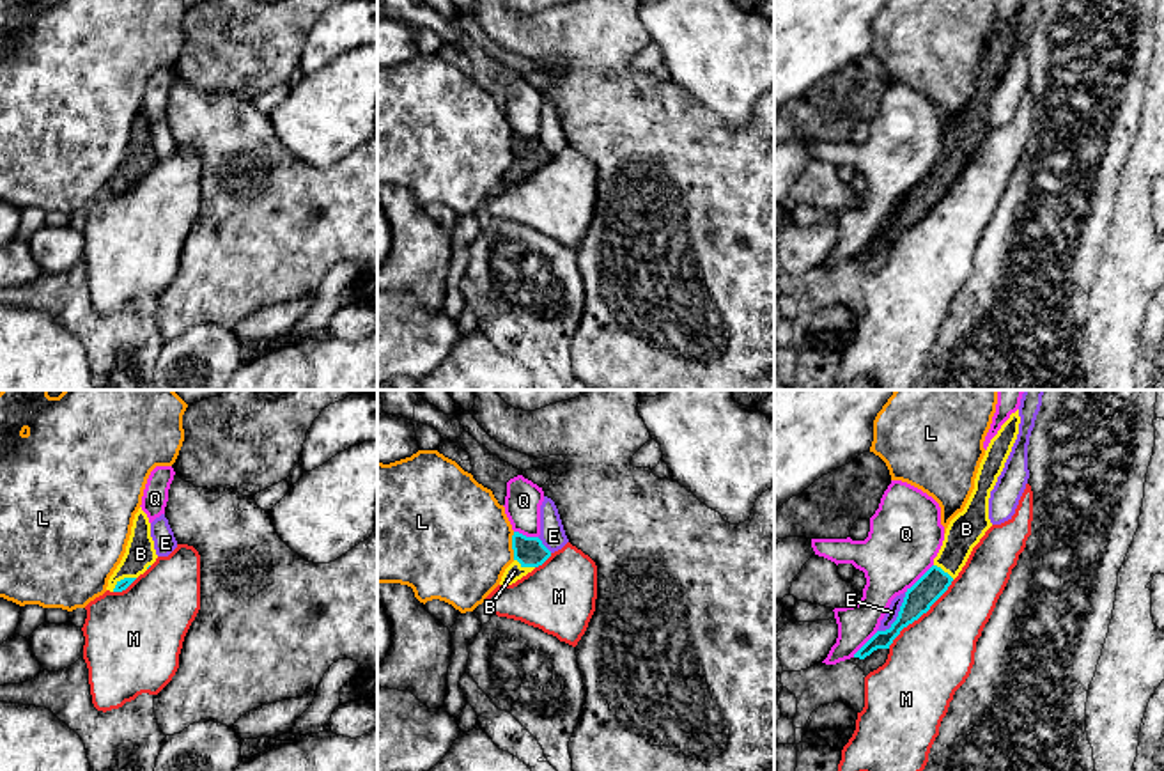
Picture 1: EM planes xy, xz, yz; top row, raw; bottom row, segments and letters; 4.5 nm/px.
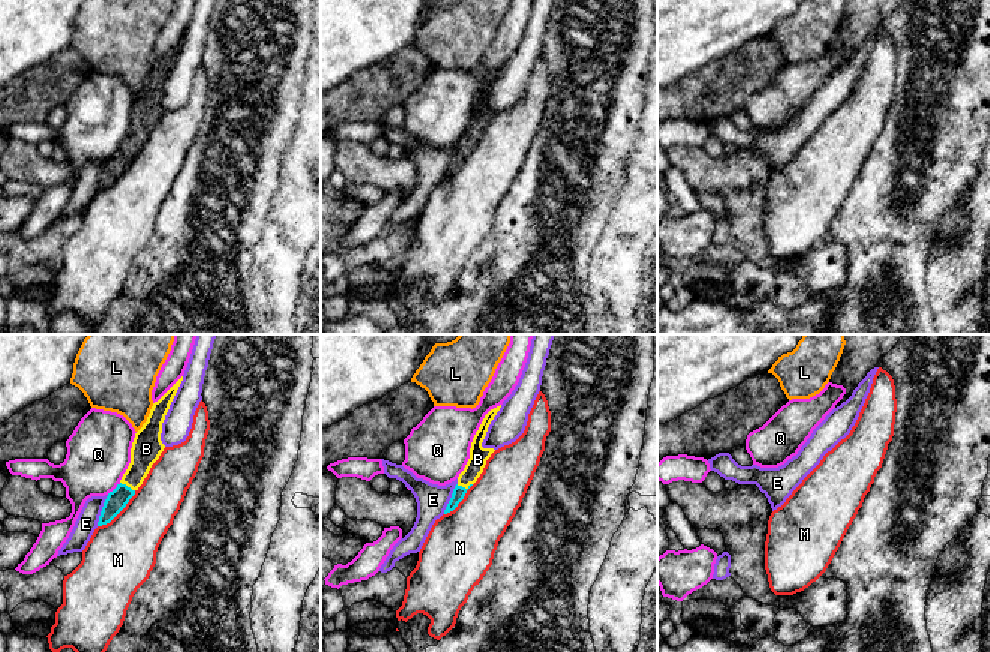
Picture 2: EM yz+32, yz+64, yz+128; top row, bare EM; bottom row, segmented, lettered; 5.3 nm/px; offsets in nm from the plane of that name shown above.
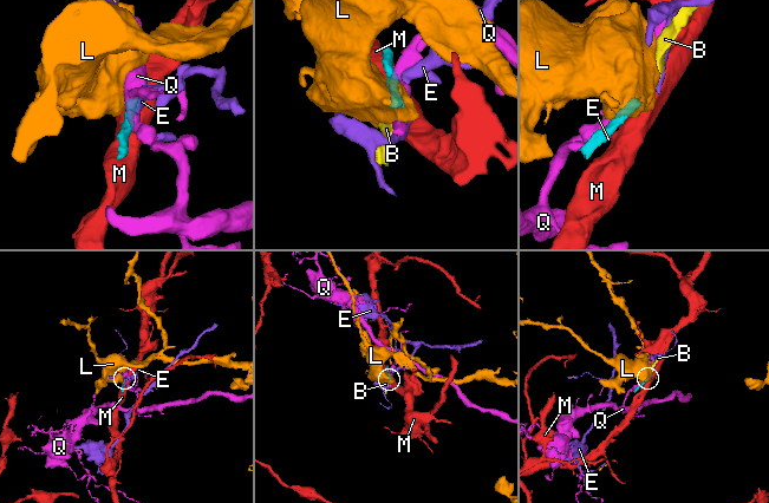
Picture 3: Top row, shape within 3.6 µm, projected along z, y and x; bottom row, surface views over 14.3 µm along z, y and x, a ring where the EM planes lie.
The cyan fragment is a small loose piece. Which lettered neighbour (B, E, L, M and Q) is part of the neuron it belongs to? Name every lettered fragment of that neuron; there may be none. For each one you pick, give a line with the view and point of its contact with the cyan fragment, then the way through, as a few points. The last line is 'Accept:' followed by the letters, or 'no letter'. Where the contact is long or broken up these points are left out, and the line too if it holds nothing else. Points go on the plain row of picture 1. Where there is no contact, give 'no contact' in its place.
B: contact xz (525, 169); way xz (530, 155), (525, 169), (514, 174)
Accept: B

